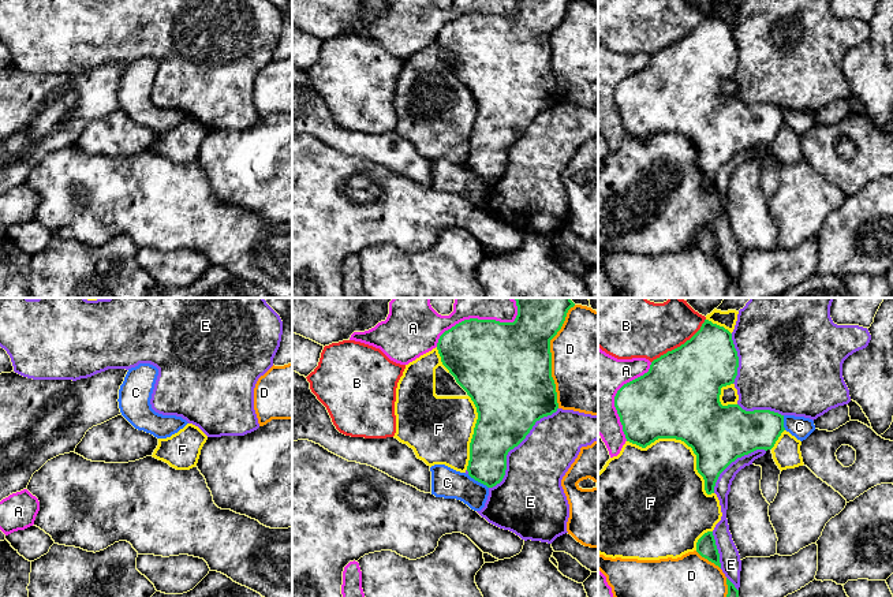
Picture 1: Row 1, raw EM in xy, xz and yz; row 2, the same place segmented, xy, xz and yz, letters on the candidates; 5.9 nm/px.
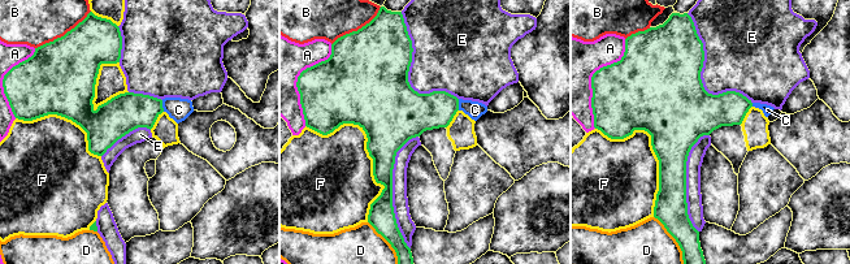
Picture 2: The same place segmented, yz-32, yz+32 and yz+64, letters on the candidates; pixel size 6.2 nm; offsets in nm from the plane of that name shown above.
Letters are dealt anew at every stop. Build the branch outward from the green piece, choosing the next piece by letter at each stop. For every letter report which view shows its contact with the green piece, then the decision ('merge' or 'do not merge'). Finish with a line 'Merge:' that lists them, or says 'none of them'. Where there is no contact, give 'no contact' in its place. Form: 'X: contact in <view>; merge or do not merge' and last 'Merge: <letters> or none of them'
A: contact in xz; do not merge
B: contact in yz; do not merge
C: contact in xz; do not merge
D: contact in xz; do not merge
E: contact in xz; do not merge
F: contact in yz; do not merge
Merge: none of them

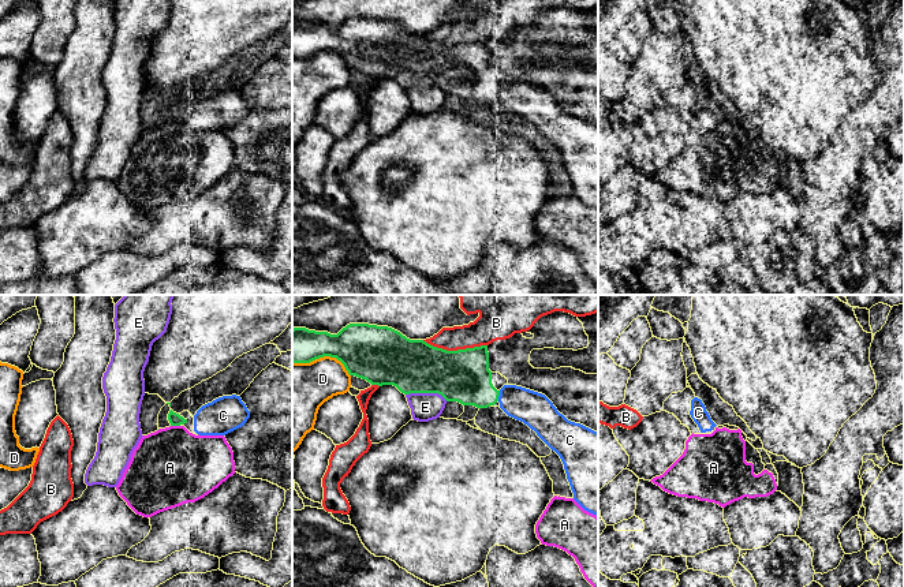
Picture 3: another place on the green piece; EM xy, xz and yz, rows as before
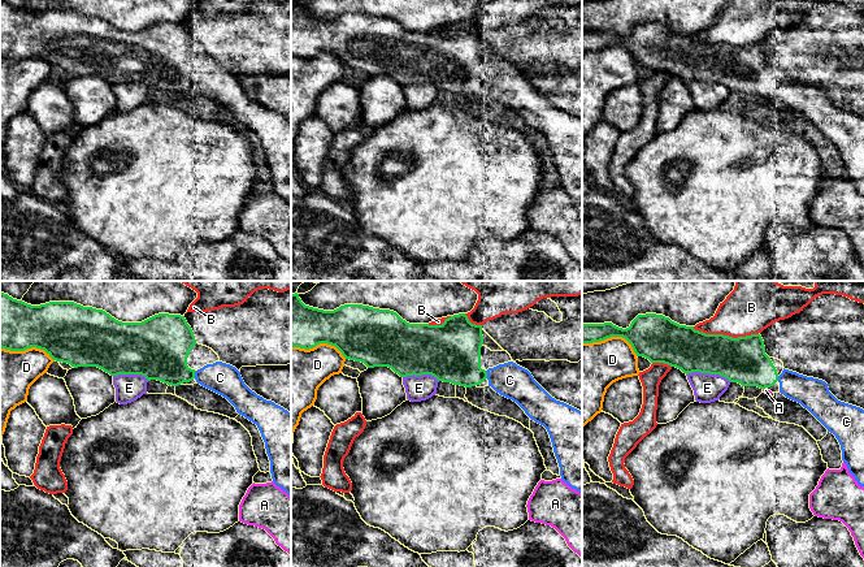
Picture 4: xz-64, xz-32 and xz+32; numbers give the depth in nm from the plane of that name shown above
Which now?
A: contact in xy; do not merge
B: contact in xz; do not merge
C: contact in xz; merge
D: contact in xz; do not merge
E: contact in xz; do not merge
Merge: C

